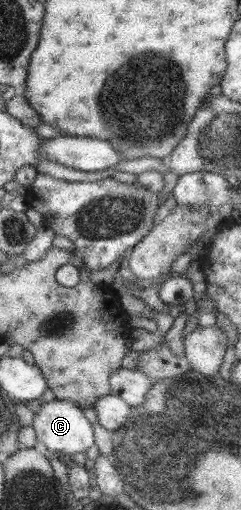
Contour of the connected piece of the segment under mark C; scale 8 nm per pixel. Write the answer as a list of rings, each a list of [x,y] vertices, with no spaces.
[[[50,400],[38,402],[34,409],[31,425],[37,441],[43,443],[48,451],[66,453],[72,456],[75,453],[85,453],[94,445],[94,437],[91,423],[84,418],[82,410],[70,400]]]

